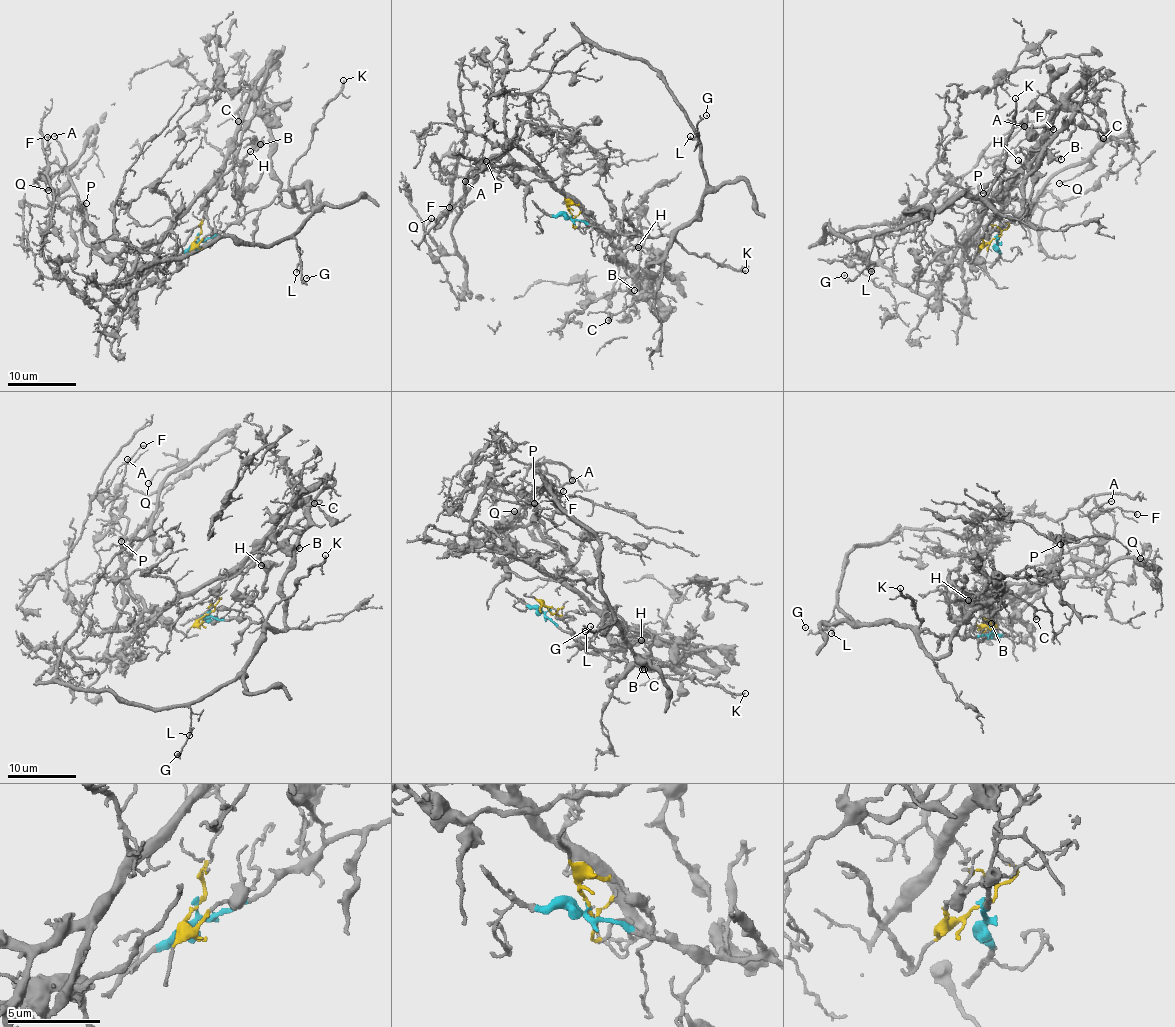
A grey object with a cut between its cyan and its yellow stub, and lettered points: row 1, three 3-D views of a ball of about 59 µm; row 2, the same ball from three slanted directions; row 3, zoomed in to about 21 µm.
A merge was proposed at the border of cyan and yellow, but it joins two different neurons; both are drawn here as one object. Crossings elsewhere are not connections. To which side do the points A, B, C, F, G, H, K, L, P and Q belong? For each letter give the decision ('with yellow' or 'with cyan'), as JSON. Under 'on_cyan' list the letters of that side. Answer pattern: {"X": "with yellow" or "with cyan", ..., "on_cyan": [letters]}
{"A": "with yellow", "B": "with yellow", "C": "with yellow", "F": "with yellow", "G": "with cyan", "H": "with yellow", "K": "with cyan", "L": "with cyan", "P": "with yellow", "Q": "with yellow", "on_cyan": ["G", "K", "L"]}

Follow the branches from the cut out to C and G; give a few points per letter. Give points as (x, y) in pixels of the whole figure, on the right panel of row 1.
C: (995, 238), (1008, 225), (1001, 210), (1011, 179), (1062, 109), (1078, 109), (1104, 138)
G: (995, 238), (998, 242), (999, 220), (992, 202), (960, 196), (878, 233), (866, 267), (852, 280), (843, 275)

